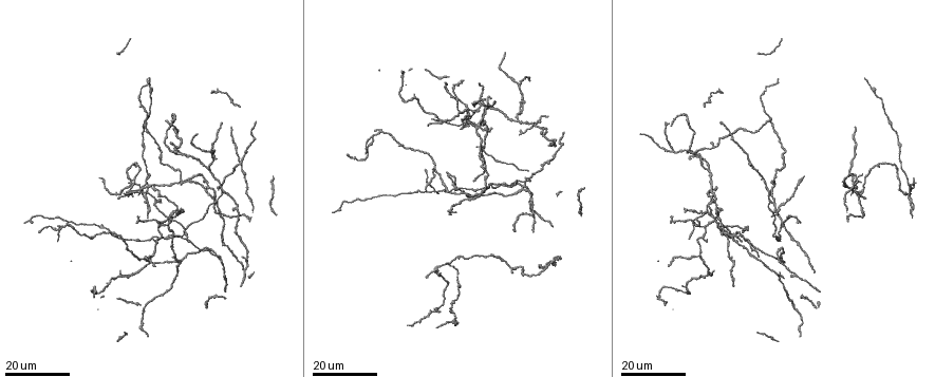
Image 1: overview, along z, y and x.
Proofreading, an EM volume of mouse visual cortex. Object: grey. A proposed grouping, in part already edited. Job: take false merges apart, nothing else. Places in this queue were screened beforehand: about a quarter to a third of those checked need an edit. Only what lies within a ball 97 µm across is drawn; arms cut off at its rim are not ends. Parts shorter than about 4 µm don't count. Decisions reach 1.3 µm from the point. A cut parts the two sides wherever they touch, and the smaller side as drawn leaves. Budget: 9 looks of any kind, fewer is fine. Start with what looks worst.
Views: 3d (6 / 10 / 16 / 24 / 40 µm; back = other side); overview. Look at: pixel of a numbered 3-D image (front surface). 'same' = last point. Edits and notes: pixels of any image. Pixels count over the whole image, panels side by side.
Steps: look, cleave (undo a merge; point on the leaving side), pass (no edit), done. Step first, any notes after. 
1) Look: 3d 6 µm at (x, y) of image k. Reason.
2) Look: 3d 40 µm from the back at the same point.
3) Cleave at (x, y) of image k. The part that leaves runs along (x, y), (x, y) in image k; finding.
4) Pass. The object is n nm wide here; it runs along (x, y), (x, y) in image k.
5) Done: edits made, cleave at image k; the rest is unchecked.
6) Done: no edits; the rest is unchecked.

Look: 3d 24 µm at (141, 186) of image 1. Four or more arms meet.

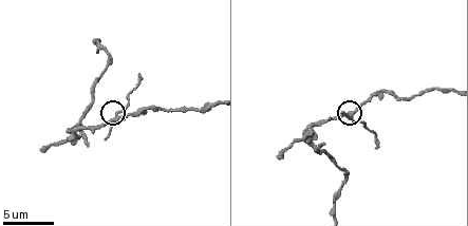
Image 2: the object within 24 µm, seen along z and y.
Look: 3d 10 µm at (114, 120) of image 2.

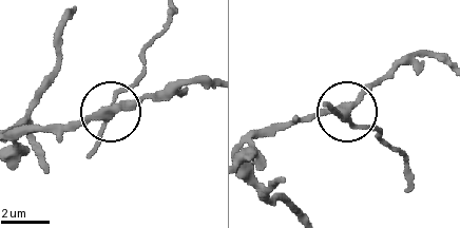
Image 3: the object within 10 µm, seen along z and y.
Look: 3d 10 µm from the back at (345, 117) of image 3.

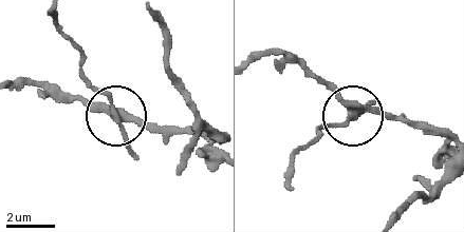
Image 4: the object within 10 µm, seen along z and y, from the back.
Cleave at (129, 150) of image 4. The side arm is 7 µm long; the part that leaves runs along (118, 114), (84, 73), (58, 17) in image 4; two neurons meet here.

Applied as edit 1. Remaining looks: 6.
Look: overview.

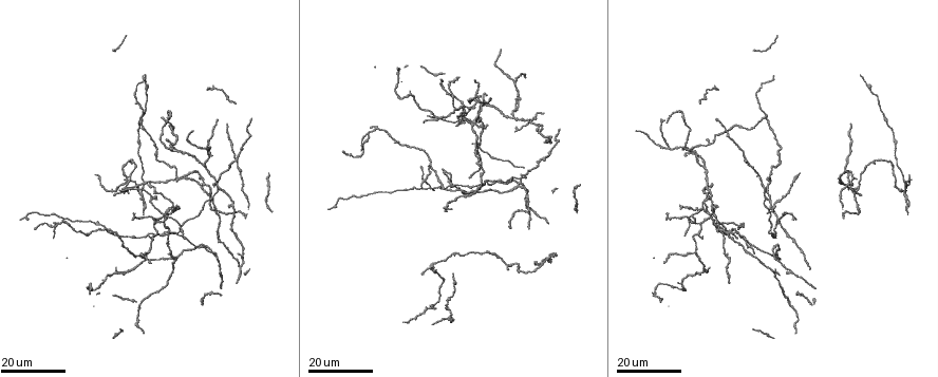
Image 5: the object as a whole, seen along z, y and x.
Look: 3d 16 µm at (721, 224) of image 5. Three-way junction.

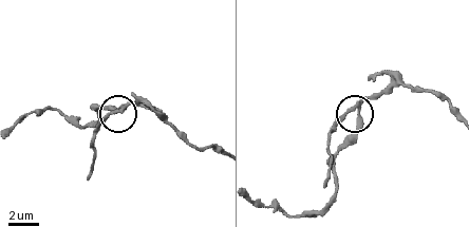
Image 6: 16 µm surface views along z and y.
Look: 3d 10 µm at (353, 110) of image 6.

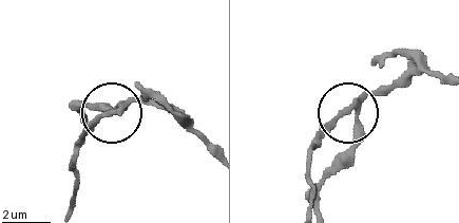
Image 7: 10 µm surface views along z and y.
Cleave at (99, 122) of image 7. The part that leaves runs along (119, 108), (103, 114), (73, 161), (71, 211) in image 7; two neurons meet here.

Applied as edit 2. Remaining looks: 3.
Look: overview.

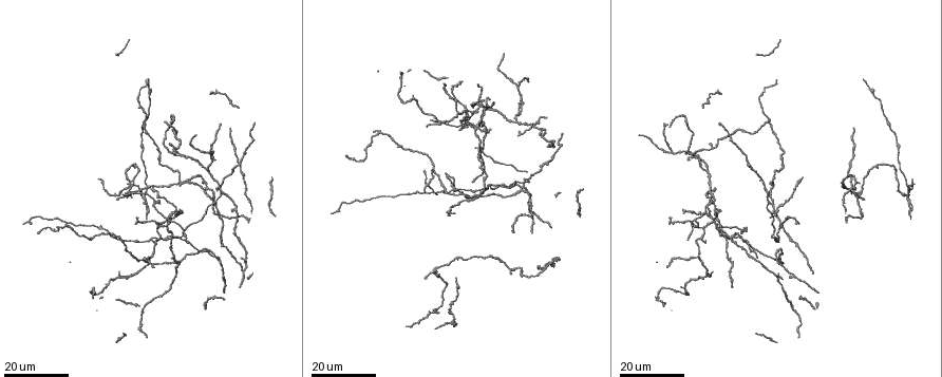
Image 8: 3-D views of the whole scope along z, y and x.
Look: 3d 16 µm at (134, 276) of image 8.

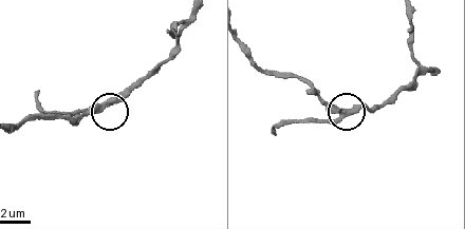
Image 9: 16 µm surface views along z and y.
Look: 3d 6 µm at (336, 118) of image 9. Closer look.

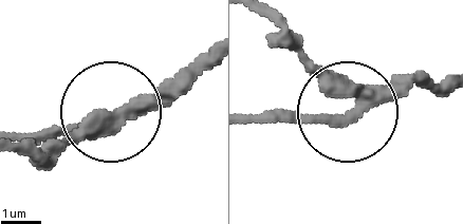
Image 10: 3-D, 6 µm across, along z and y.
Pass. 3 arms meet here; it runs along (440, 78), (389, 85), (329, 118), (247, 118) in image 10; continuous, no second neuron.

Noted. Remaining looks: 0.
Done: edits made, cleave at image 4, cleave at image 7; the rest is unchecked.

